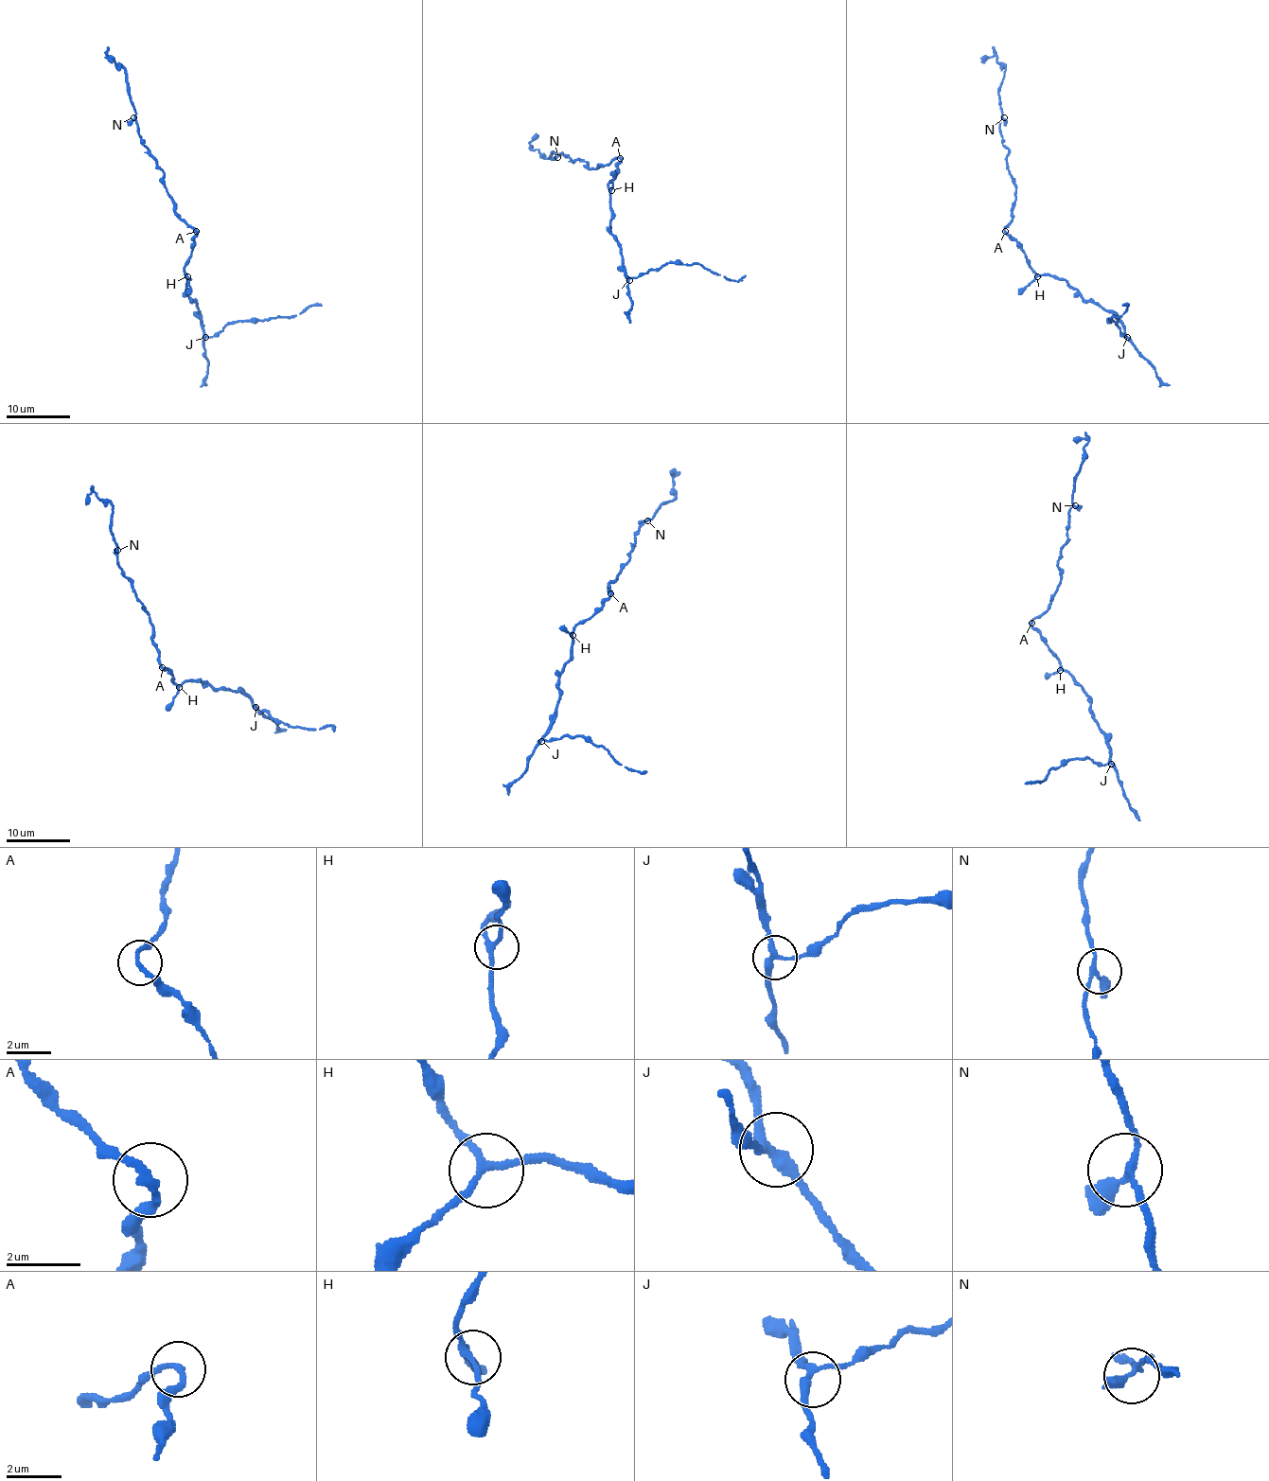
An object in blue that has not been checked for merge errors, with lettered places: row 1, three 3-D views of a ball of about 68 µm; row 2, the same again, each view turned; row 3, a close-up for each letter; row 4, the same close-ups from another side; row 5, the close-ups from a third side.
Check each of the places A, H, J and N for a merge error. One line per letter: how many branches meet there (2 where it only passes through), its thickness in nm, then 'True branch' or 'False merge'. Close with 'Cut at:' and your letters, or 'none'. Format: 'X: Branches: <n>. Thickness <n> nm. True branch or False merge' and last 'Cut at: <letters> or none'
A: Branches: 2. Thickness 200 nm. True branch
H: Branches: 3. Thickness 200 nm. True branch
J: Branches: 3. Thickness 260 nm. True branch
N: Branches: 3. Thickness 220 nm. True branch
Cut at: none

